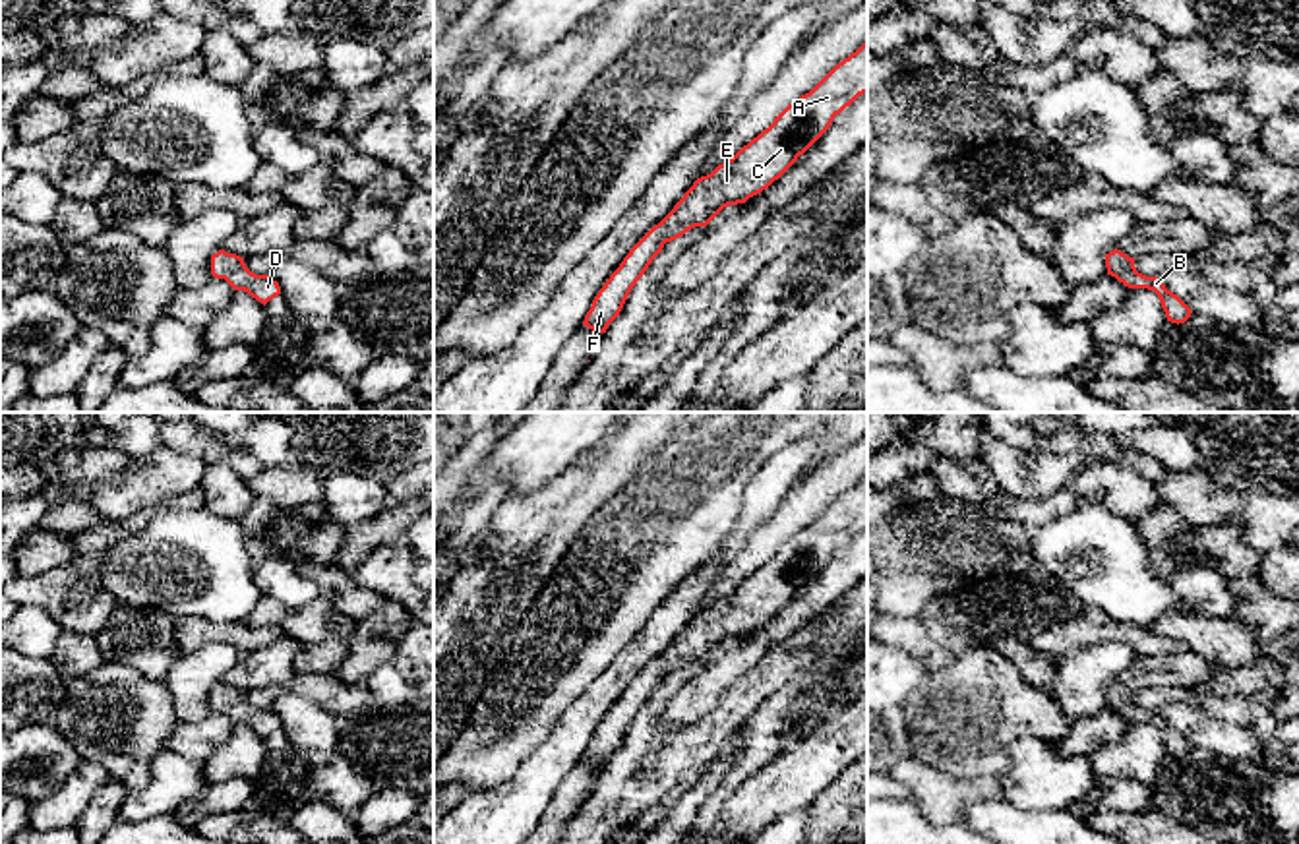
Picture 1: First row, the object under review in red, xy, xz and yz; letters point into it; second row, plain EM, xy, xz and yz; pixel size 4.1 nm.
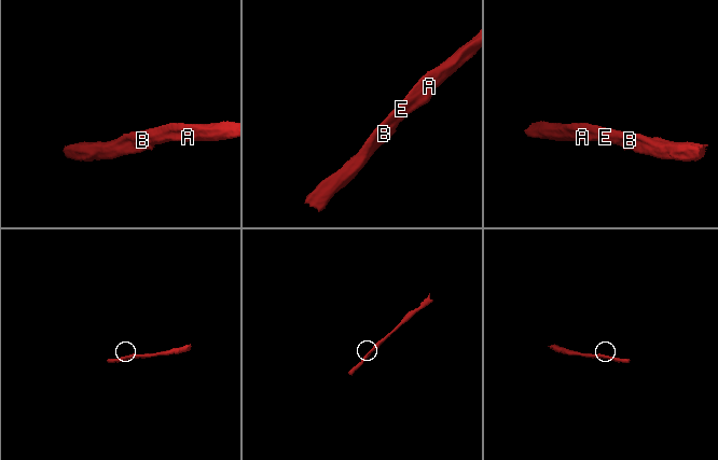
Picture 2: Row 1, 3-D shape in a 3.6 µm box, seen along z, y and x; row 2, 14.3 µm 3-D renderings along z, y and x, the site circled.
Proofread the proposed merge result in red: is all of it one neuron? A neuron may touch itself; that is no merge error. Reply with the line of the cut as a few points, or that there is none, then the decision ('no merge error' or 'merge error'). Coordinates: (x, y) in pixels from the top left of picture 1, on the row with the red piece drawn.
cut none; no merge error

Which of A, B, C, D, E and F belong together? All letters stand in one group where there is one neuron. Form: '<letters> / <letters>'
A B C D E F

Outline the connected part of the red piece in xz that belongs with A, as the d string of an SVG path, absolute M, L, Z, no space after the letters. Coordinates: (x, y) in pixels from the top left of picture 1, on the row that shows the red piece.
M867 39L732 159L693 182L674 209L629 250L594 296L583 325L606 333L666 242L695 226L707 226L724 207L745 203L767 190L829 130L834 116L863 93Z

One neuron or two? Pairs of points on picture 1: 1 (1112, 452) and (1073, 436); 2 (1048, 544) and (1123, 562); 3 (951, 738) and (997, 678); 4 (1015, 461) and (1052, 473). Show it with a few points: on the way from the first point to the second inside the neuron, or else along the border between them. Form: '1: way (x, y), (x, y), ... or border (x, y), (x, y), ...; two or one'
1: way (1102, 450), (1083, 444); one
2: way (1067, 544), (1098, 542), (1104, 546); one
3: way (963, 723), (982, 693); one
4: way (1025, 471), (1042, 473); one

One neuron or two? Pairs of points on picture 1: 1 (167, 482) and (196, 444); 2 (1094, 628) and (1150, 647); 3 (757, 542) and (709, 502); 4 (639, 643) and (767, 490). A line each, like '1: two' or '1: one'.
1: two
2: one
3: two
4: one

